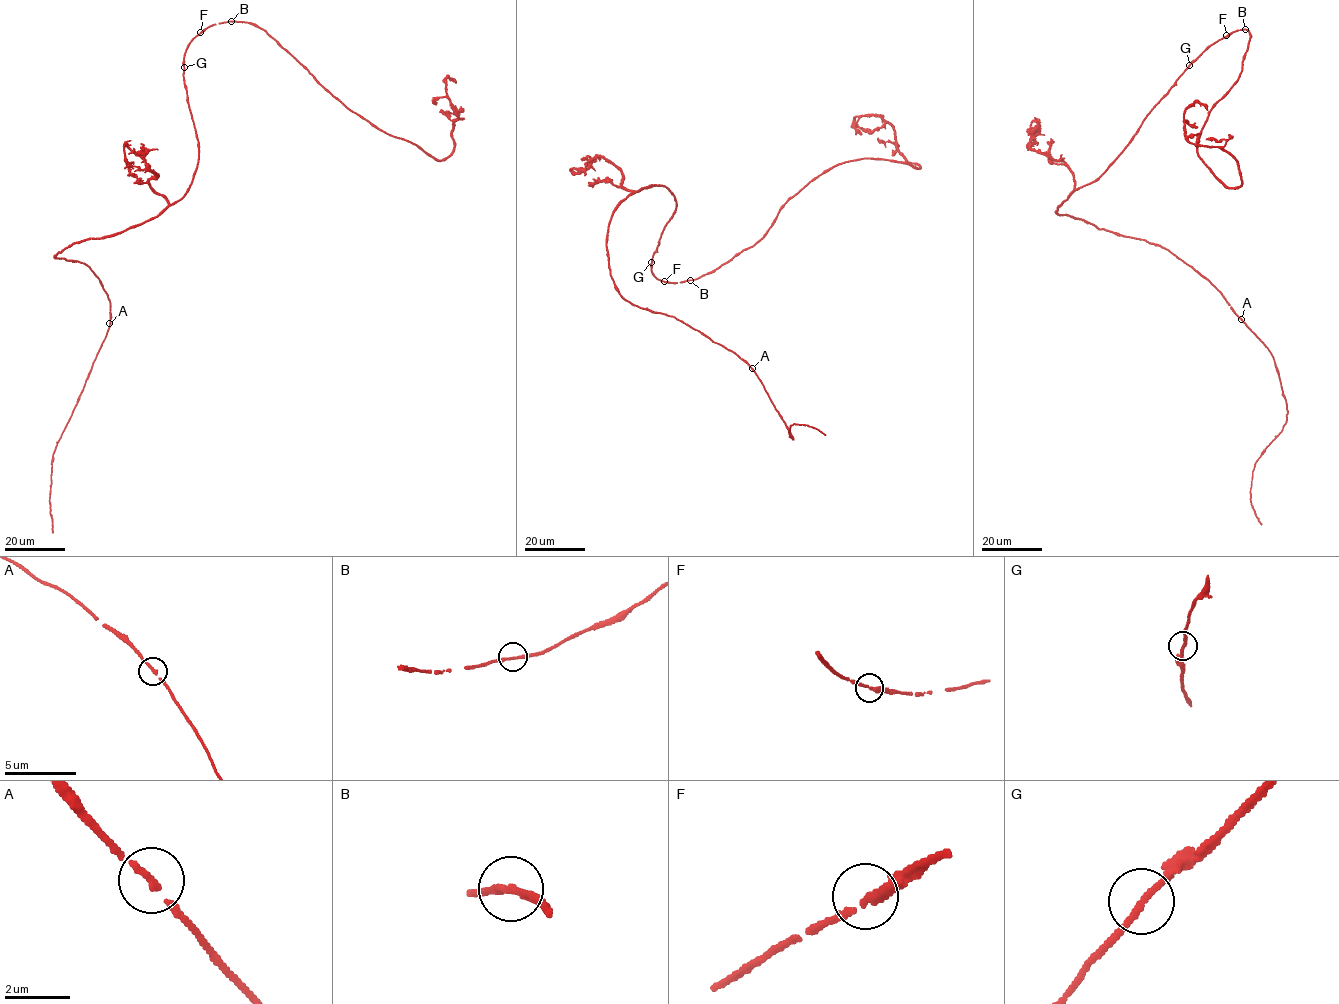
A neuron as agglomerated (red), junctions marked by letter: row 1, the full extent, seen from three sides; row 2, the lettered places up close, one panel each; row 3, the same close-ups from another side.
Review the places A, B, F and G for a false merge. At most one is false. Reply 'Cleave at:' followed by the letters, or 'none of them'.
Cleave at: none of them

